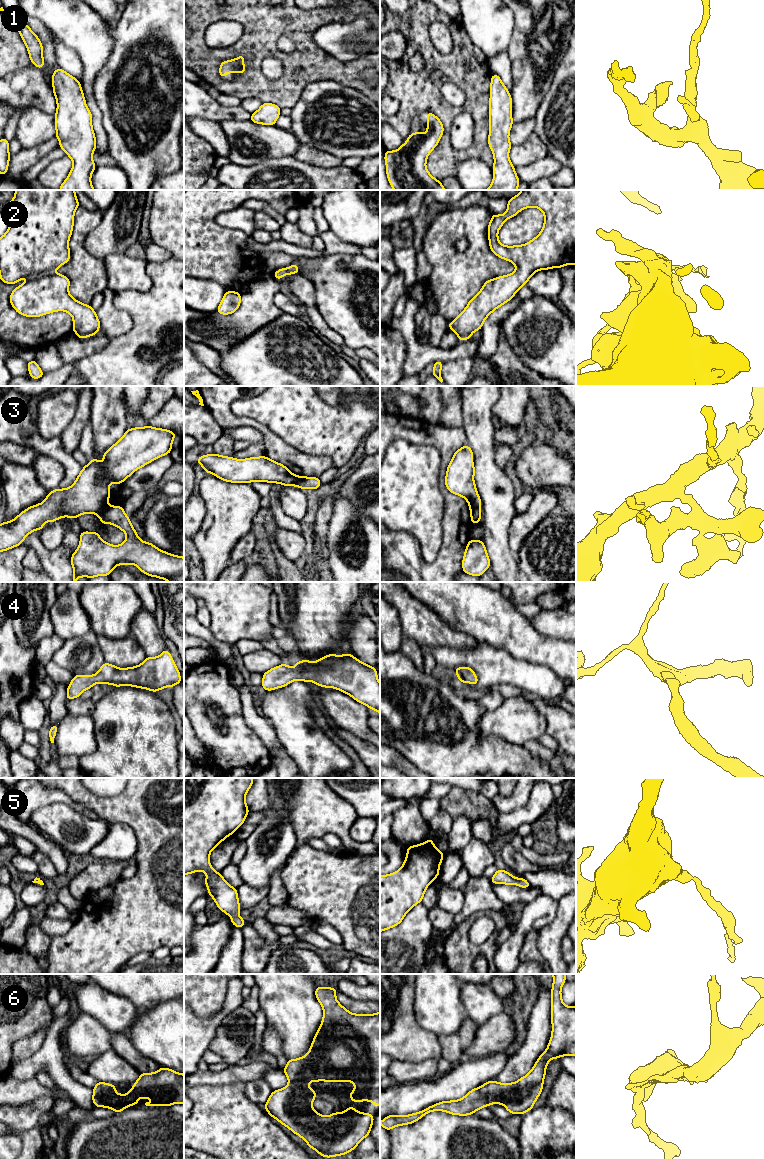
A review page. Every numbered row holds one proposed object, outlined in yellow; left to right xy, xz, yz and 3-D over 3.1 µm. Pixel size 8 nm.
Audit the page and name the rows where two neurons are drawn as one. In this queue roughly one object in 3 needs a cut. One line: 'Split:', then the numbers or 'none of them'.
Split: 2, 3

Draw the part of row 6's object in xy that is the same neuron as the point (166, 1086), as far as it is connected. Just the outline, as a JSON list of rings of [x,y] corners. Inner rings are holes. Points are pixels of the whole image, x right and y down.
[[[161,1067],[154,1073],[142,1073],[128,1094],[116,1094],[117,1087],[97,1082],[93,1089],[92,1101],[96,1107],[113,1109],[120,1113],[131,1105],[138,1105],[138,1098],[152,1098],[146,1106],[171,1106],[184,1104],[184,1074]]]

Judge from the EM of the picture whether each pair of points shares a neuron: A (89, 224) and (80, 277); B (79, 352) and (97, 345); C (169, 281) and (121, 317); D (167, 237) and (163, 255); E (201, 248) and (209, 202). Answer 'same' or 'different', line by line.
A: same
B: same
C: different
D: different
E: same

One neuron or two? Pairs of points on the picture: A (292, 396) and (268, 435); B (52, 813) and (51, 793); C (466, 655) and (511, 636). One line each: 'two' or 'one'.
A: two
B: two
C: two

